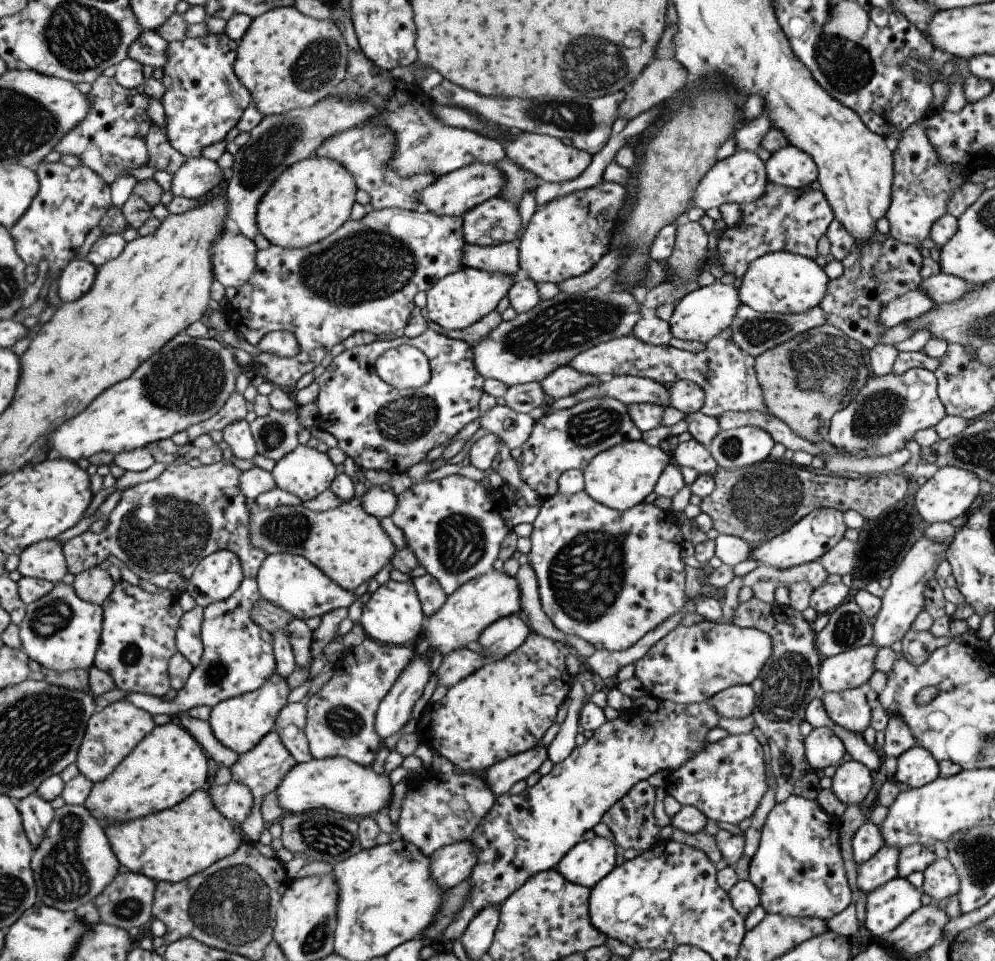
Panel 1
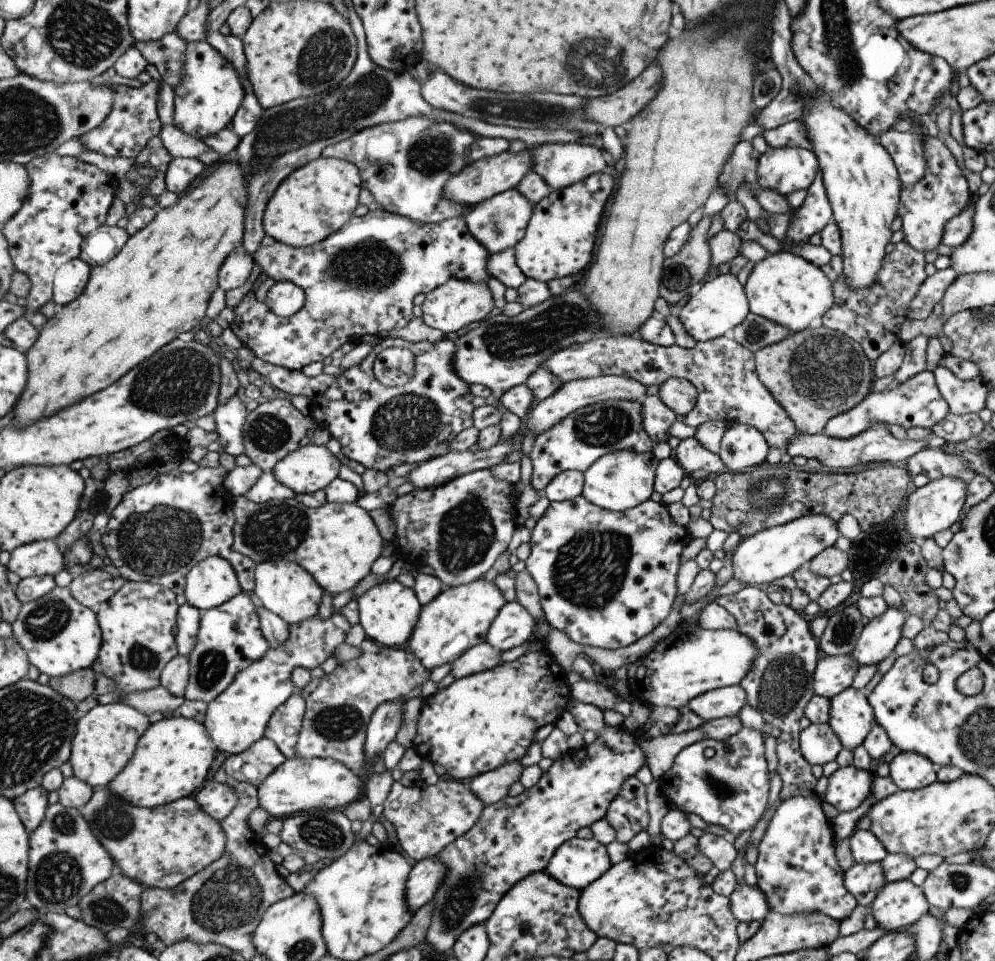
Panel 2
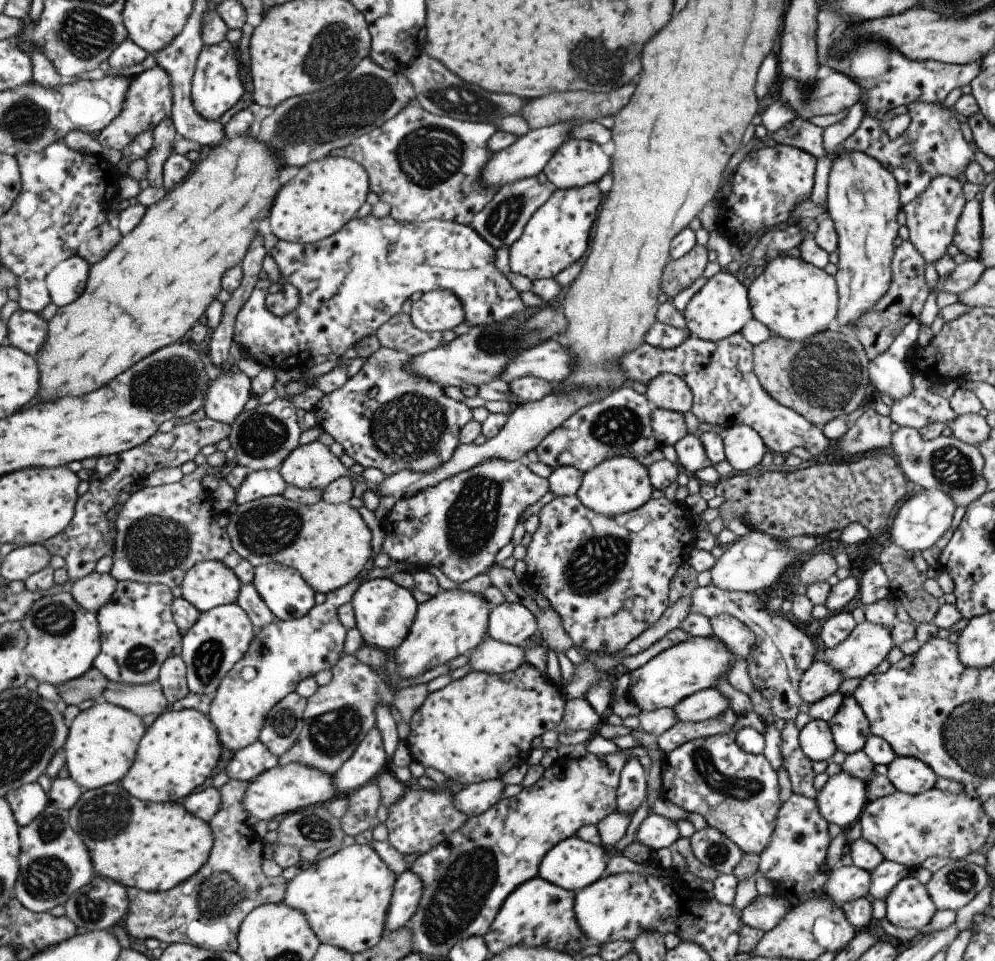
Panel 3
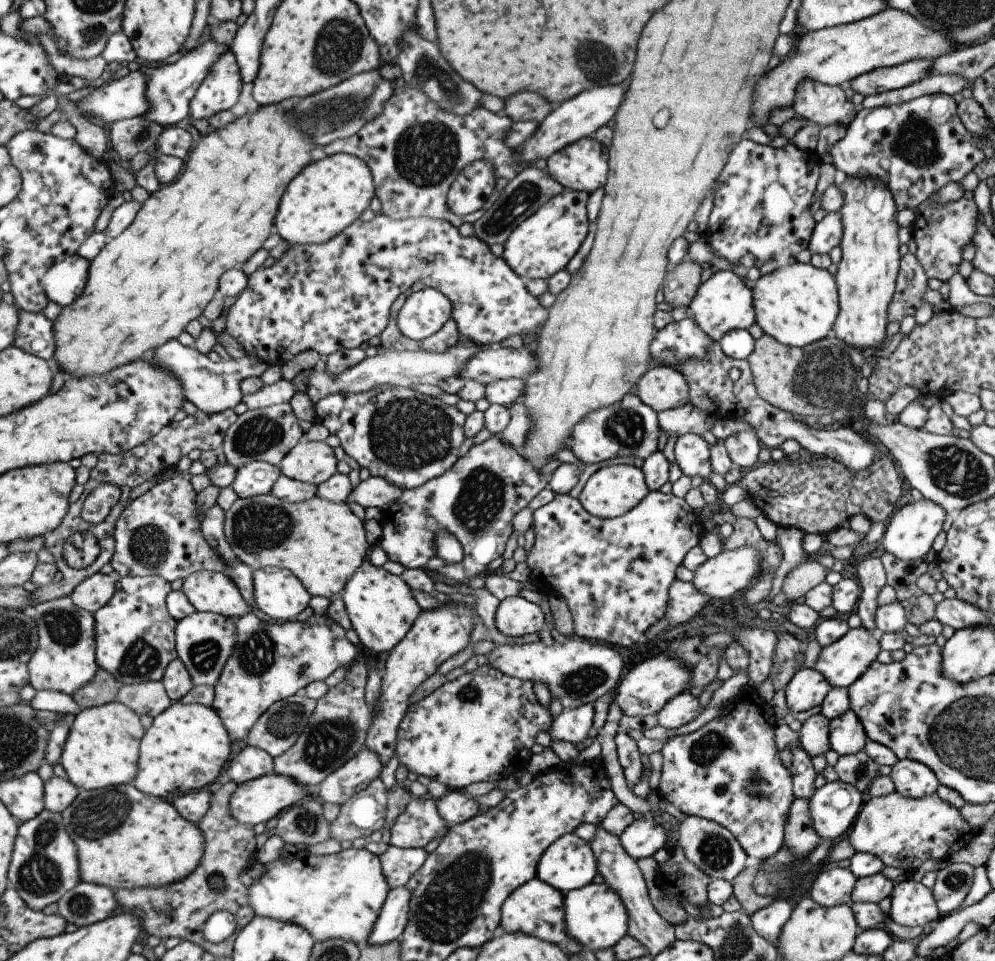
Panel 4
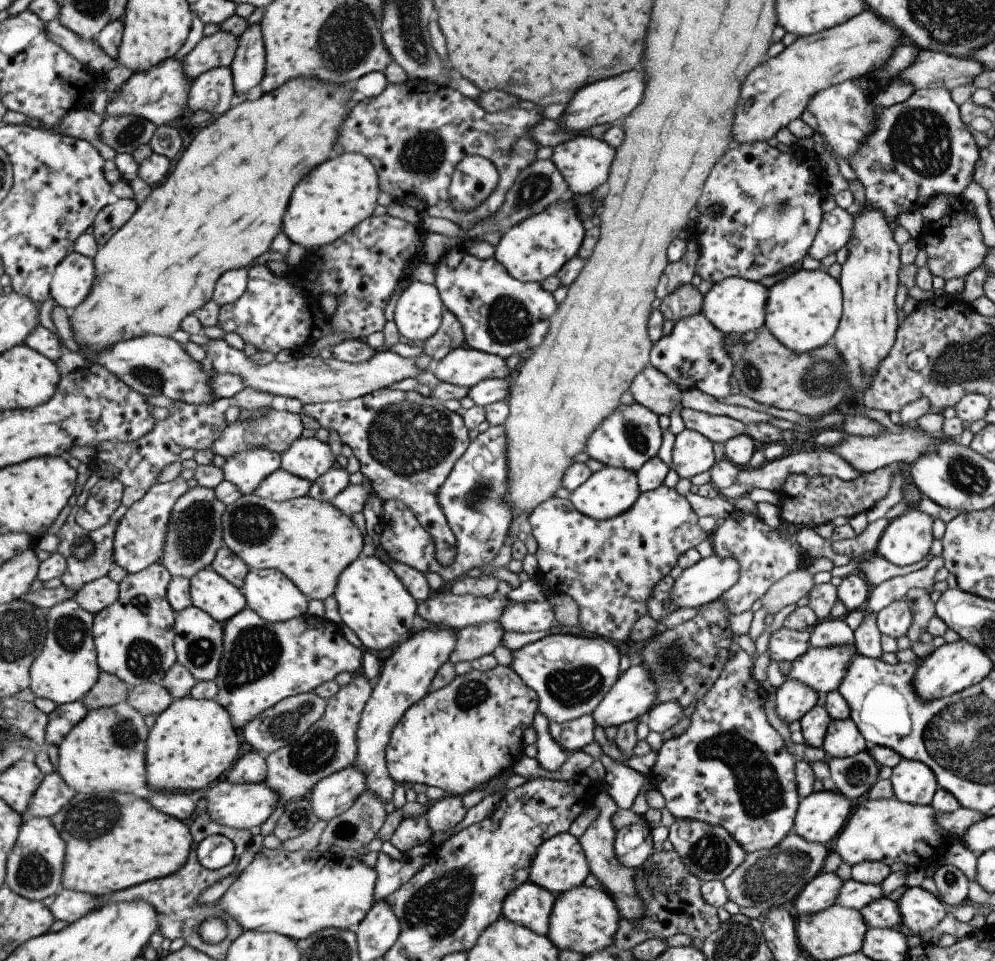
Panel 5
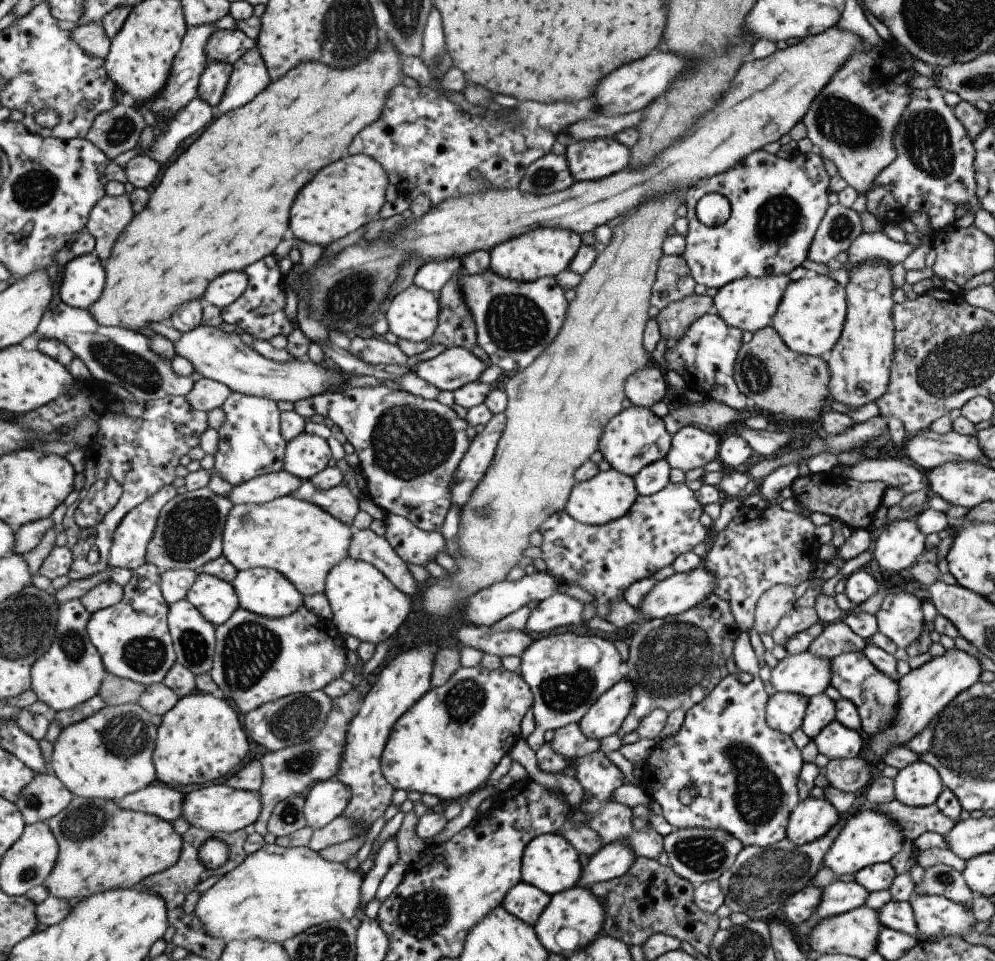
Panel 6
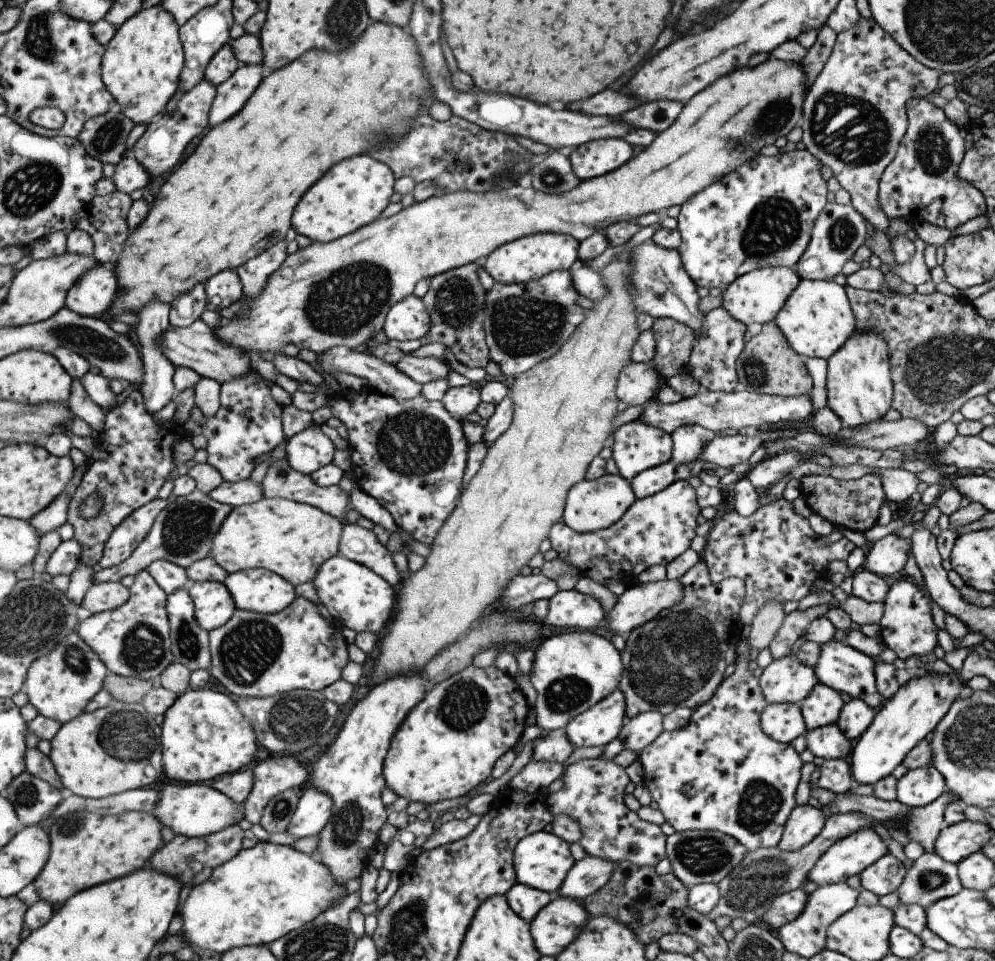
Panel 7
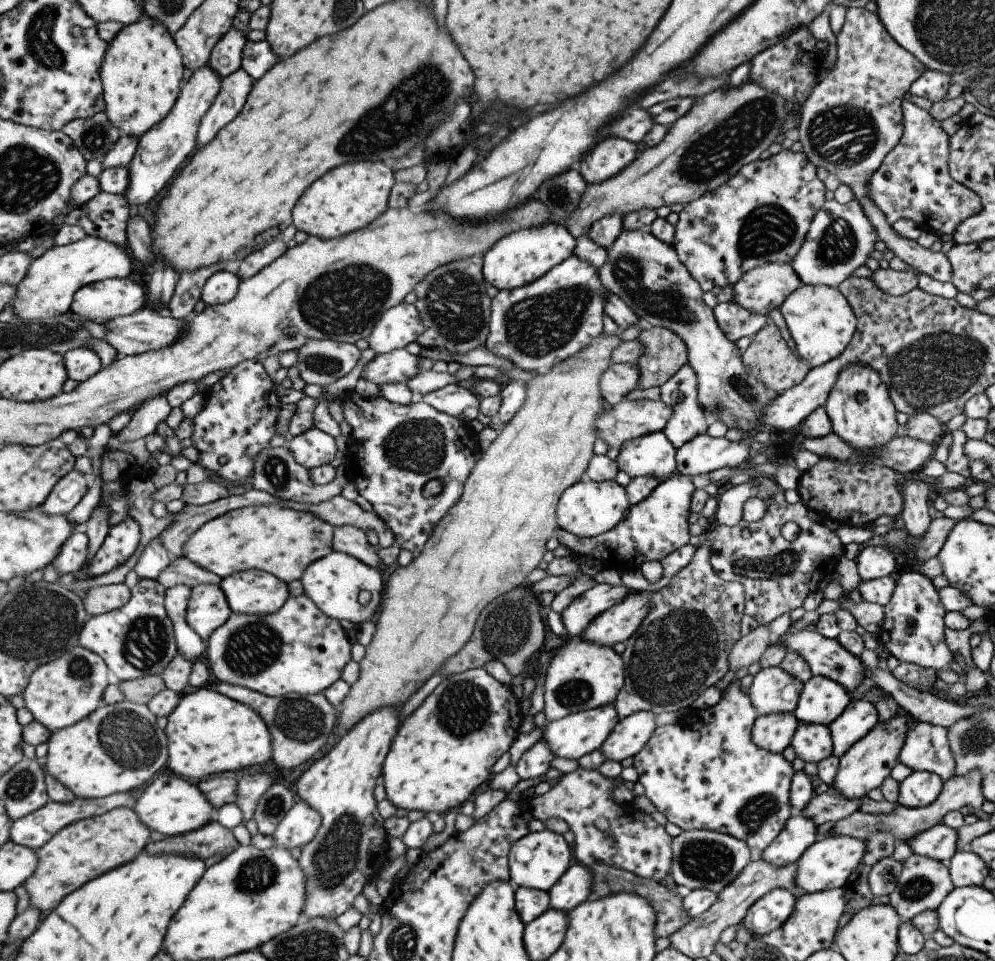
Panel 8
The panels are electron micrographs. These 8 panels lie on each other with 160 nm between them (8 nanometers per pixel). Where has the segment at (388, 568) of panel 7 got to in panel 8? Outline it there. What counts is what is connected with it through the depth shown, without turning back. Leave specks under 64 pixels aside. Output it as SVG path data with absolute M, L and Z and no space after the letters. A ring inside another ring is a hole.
M358 526L335 527L334 550L354 556L373 568L381 568L381 558L375 546L371 546L367 534Z

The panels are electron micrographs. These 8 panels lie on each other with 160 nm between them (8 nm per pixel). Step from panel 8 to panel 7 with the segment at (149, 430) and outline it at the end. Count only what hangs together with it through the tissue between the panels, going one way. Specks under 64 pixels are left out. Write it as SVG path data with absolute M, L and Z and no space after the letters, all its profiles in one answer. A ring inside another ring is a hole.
M154 301L150 303L139 316L139 324L136 326L136 341L142 351L146 373L144 376L144 385L141 387L141 392L145 397L145 402L150 413L155 414L161 408L165 408L171 400L175 400L177 390L175 386L174 376L176 366L171 362L171 359L166 355L162 347L162 337L169 330L171 305L163 301Z

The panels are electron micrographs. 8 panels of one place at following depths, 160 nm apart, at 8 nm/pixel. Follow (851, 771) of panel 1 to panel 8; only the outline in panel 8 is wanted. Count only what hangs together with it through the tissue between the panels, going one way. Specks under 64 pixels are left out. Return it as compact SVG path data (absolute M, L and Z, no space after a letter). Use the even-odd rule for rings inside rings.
M794 812L787 820L781 832L764 848L762 859L769 864L781 865L796 860L817 840L816 824L800 812Z

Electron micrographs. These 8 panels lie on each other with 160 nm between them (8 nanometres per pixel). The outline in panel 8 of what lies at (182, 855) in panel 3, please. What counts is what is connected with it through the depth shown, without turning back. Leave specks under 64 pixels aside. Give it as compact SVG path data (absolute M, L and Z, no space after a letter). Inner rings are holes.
M129 807L71 823L37 850L40 856L38 870L25 884L29 906L40 908L44 915L54 911L66 896L84 884L137 859L150 843L151 834L153 832L135 809Z

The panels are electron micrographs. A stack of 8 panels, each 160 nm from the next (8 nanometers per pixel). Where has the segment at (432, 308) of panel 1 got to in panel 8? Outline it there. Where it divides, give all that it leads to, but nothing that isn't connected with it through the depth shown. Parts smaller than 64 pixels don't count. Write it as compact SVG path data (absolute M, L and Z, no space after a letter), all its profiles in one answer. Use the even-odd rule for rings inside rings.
M402 302L383 315L367 341L369 347L381 355L417 342L425 331L426 324L416 304Z

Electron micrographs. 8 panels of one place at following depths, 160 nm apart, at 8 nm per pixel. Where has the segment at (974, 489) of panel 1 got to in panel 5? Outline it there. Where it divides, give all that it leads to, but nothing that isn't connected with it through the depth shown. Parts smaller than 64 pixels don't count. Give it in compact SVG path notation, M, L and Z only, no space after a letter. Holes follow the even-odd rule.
M913 507L891 519L879 536L873 554L898 567L913 565L927 556L933 519Z

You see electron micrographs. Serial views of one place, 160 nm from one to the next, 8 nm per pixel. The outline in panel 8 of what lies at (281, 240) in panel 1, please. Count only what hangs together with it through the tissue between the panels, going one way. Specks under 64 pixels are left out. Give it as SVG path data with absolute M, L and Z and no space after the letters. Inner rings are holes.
M371 160L371 162L355 162L335 168L327 176L323 176L323 180L317 180L315 188L311 188L311 192L307 192L303 200L299 200L299 208L295 208L294 226L309 236L322 239L338 239L350 235L369 226L390 209L390 196L395 183L396 173L389 162Z

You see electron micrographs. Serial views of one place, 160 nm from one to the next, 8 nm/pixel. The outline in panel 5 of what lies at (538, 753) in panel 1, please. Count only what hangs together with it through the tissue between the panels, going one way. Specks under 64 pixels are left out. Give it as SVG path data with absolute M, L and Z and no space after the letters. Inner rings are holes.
M448 795L428 809L427 818L433 832L451 830L463 820L466 809L461 799L459 796Z

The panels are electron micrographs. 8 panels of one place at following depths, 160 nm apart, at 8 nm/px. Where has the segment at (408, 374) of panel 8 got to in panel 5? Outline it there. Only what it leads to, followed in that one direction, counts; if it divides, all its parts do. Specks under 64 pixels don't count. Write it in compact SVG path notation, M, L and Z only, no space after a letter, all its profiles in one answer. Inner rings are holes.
M457 348L457 350L449 352L443 360L433 363L432 372L441 383L451 383L459 386L459 388L471 388L471 386L475 386L475 384L481 382L481 380L507 378L510 371L505 361L503 358L499 358L499 356L485 354L485 352L479 350Z

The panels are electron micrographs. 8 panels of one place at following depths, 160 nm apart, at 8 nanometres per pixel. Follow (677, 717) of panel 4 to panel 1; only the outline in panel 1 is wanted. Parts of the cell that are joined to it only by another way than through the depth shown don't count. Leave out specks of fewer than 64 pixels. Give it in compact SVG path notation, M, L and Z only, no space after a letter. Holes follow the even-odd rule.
M735 685L706 700L720 717L742 719L755 706L755 693L749 685Z

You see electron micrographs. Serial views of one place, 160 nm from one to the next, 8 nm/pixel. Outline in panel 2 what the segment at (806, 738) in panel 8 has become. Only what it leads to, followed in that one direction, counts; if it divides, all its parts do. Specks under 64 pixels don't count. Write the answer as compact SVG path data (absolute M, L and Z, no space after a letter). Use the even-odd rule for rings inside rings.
M853 687L843 689L829 701L828 719L842 748L853 750L862 744L874 720L873 711L866 697Z

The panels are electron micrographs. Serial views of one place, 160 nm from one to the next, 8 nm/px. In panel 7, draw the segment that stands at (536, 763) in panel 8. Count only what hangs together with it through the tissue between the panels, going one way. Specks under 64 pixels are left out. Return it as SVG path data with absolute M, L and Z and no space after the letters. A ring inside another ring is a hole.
M563 729L541 731L533 740L532 760L554 762L565 765L568 756L575 748Z

